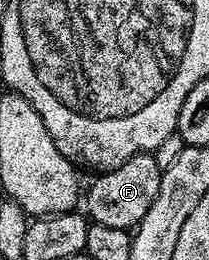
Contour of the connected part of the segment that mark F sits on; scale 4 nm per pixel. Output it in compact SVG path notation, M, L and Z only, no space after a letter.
M136 153L123 167L109 169L94 176L93 186L83 193L83 209L90 222L103 227L132 230L151 211L155 195L159 195L161 168L153 153Z

